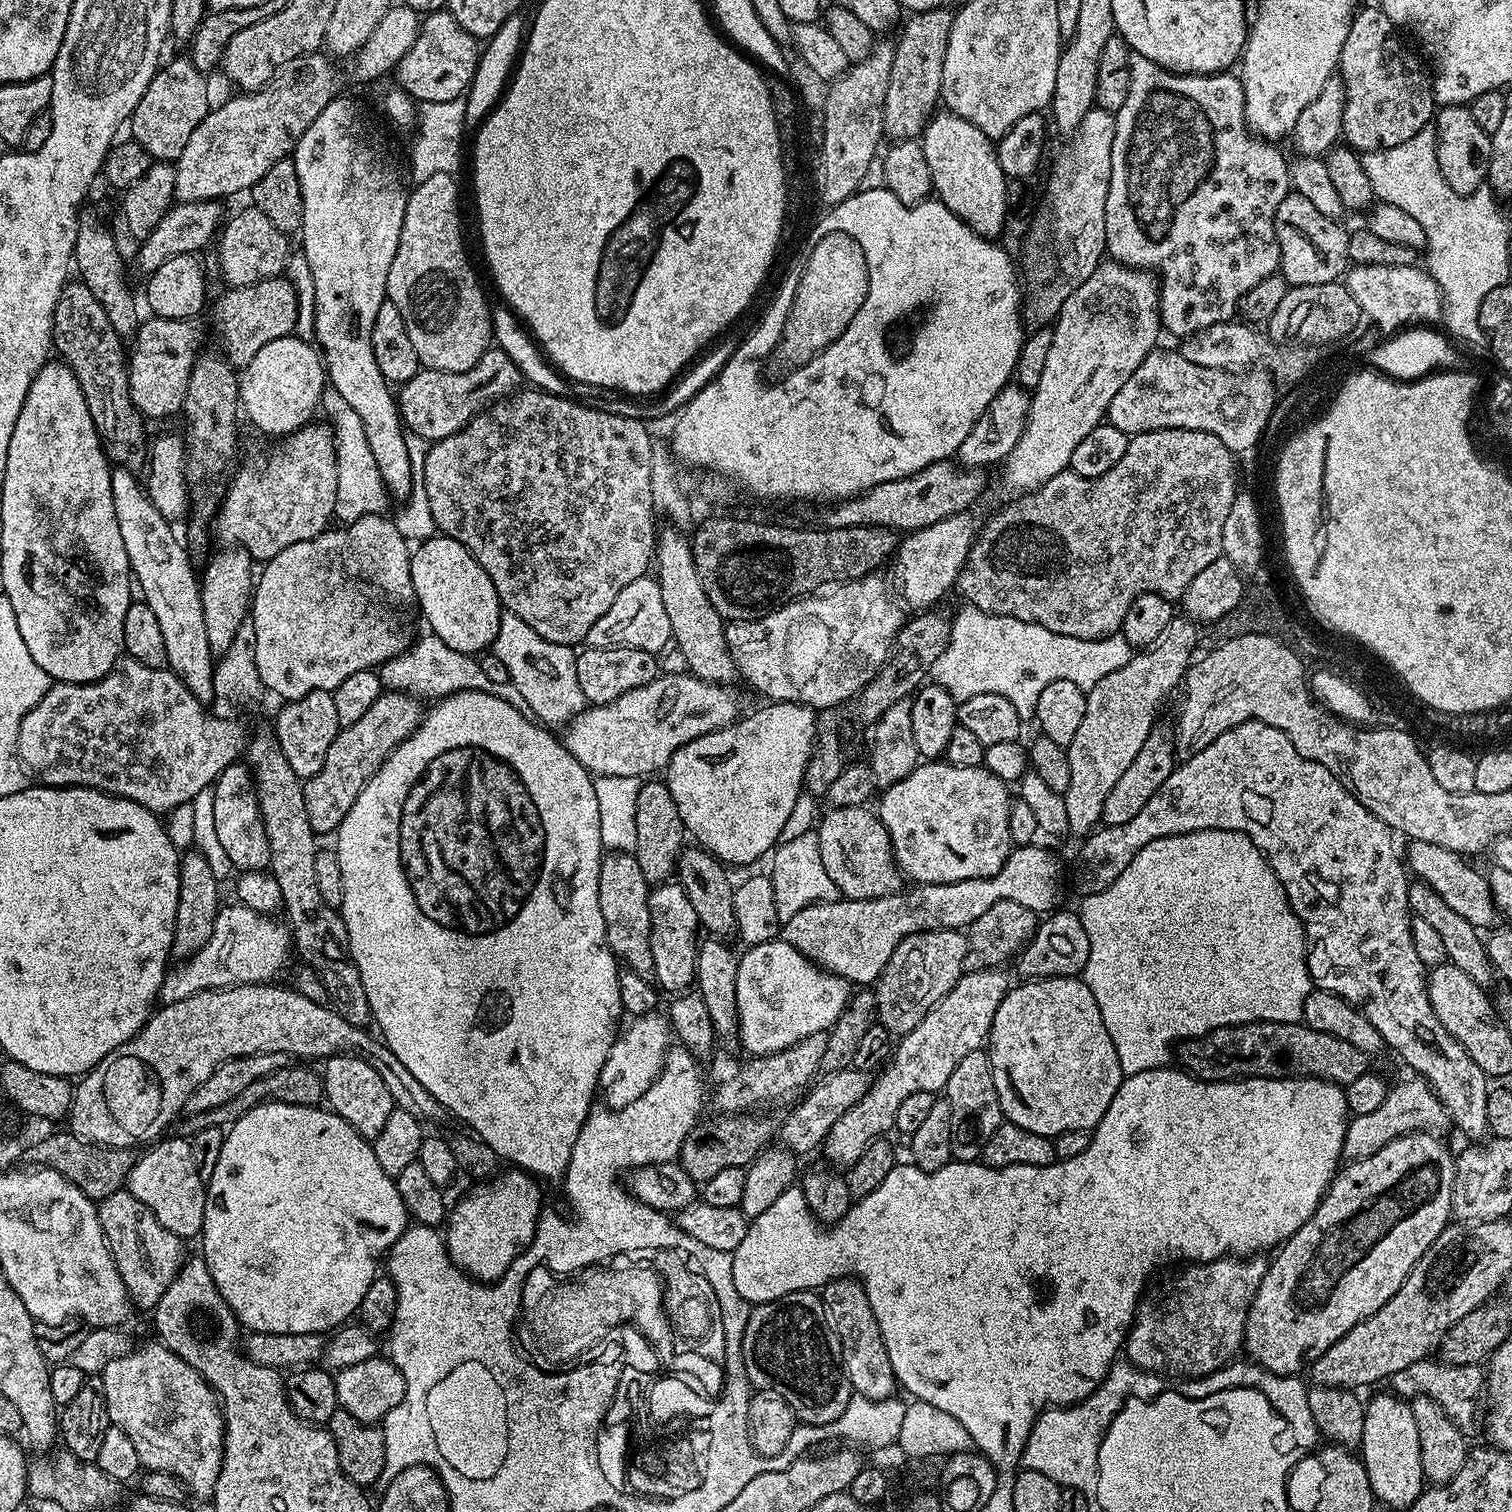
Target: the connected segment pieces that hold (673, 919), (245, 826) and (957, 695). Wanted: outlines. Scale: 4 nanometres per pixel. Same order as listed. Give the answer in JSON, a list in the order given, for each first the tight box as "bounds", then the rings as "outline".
[{"bounds":[648,882,702,994],"outline":[[[679,882],[655,885],[648,893],[648,905],[655,983],[663,991],[665,988],[668,994],[679,994],[691,989],[696,978],[696,949],[702,929],[698,914],[694,914],[694,906],[690,906],[690,898],[686,898],[686,890]]]},{"bounds":[214,762,270,872],"outline":[[[237,762],[226,766],[214,787],[214,826],[226,854],[230,854],[233,869],[240,872],[259,872],[269,867],[270,846],[256,797],[256,783],[247,763]]]},{"bounds":[930,603,1134,722],"outline":[[[965,603],[964,608],[951,617],[952,629],[946,642],[946,650],[938,654],[930,673],[931,679],[938,686],[945,688],[957,702],[966,698],[974,698],[974,694],[1002,694],[1018,710],[1021,721],[1028,722],[1034,716],[1034,698],[1050,686],[1054,674],[1076,674],[1072,672],[1096,672],[1103,674],[1113,672],[1132,659],[1134,650],[1126,642],[1123,634],[1107,636],[1101,640],[1083,640],[1070,638],[1062,634],[1054,634],[1054,630],[1046,630],[1046,626],[1027,624],[1018,618],[1009,616],[991,616],[978,610],[973,604]]]}]

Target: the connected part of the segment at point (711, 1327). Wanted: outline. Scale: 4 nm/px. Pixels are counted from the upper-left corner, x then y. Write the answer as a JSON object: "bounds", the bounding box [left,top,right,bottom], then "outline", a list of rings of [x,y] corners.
{"bounds":[655,1248,726,1361],"outline":[[[661,1248],[655,1253],[655,1271],[664,1285],[664,1313],[672,1327],[672,1339],[677,1353],[689,1352],[689,1357],[723,1361],[726,1338],[718,1298],[706,1282],[700,1269],[693,1266],[678,1250]]]}

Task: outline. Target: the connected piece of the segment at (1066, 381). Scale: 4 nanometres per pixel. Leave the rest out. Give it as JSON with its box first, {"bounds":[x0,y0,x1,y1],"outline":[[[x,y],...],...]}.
{"bounds":[1002,262,1162,494],"outline":[[[1101,262],[1094,270],[1094,274],[1090,274],[1090,278],[1086,278],[1086,282],[1082,282],[1082,286],[1075,288],[1070,294],[1070,298],[1066,298],[1066,302],[1060,307],[1060,312],[1055,318],[1052,333],[1054,334],[1054,342],[1050,342],[1050,351],[1046,357],[1046,366],[1042,369],[1042,378],[1038,381],[1038,386],[1031,389],[1030,392],[1028,421],[1022,430],[1022,438],[1018,438],[1014,450],[1010,450],[1010,454],[1002,461],[1004,484],[1012,491],[1012,494],[1033,492],[1034,489],[1040,488],[1046,482],[1050,482],[1050,478],[1054,478],[1054,474],[1063,472],[1068,468],[1070,454],[1074,454],[1078,442],[1082,442],[1082,438],[1086,438],[1086,434],[1090,434],[1090,430],[1094,430],[1094,426],[1098,426],[1107,417],[1110,402],[1114,402],[1114,394],[1118,394],[1118,390],[1122,390],[1122,386],[1126,386],[1130,374],[1134,374],[1134,370],[1138,370],[1138,366],[1142,366],[1146,354],[1150,354],[1157,347],[1156,339],[1162,336],[1160,281],[1151,271],[1143,268],[1127,268],[1125,264]]]}

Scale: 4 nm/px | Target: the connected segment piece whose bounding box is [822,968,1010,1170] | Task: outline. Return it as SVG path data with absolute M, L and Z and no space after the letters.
M1000 968L964 972L960 981L928 1011L926 1018L922 1018L914 1030L899 1037L888 1063L871 1081L865 1096L834 1122L822 1145L822 1153L829 1160L825 1161L837 1169L847 1170L866 1154L866 1146L895 1129L898 1106L902 1106L905 1098L919 1092L943 1093L950 1074L954 1074L954 1066L958 1066L966 1054L985 1047L994 1014L1009 987L1008 976Z

